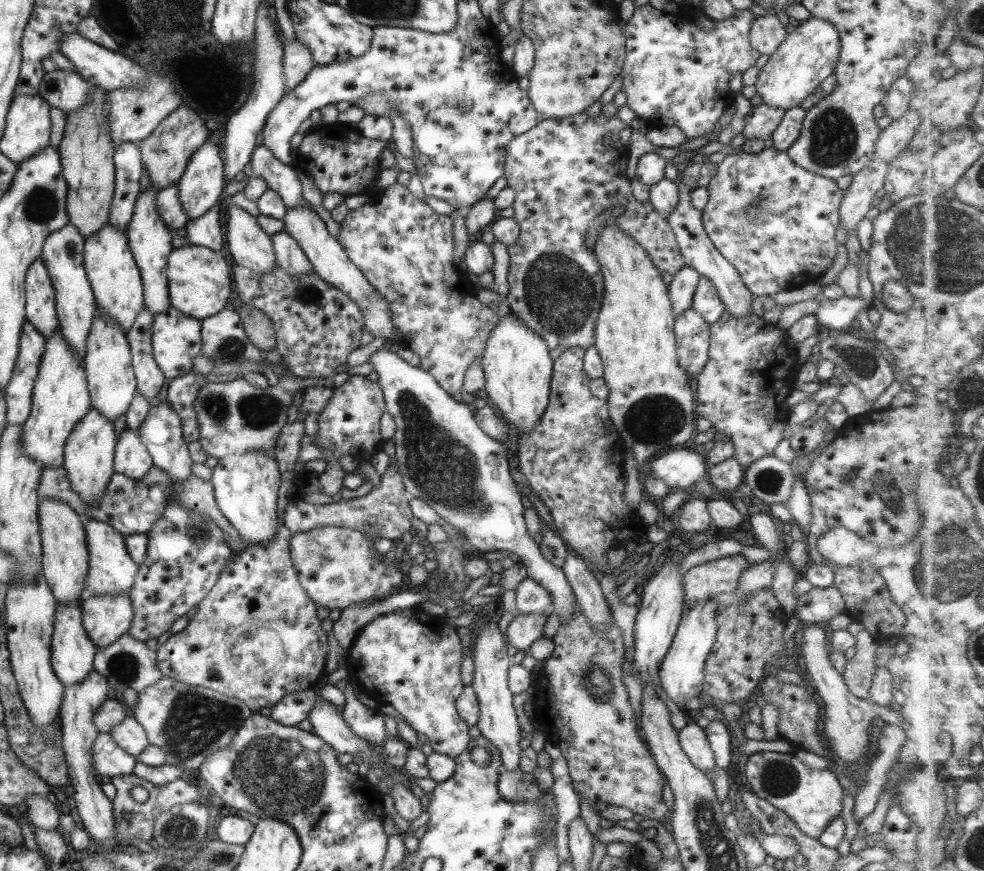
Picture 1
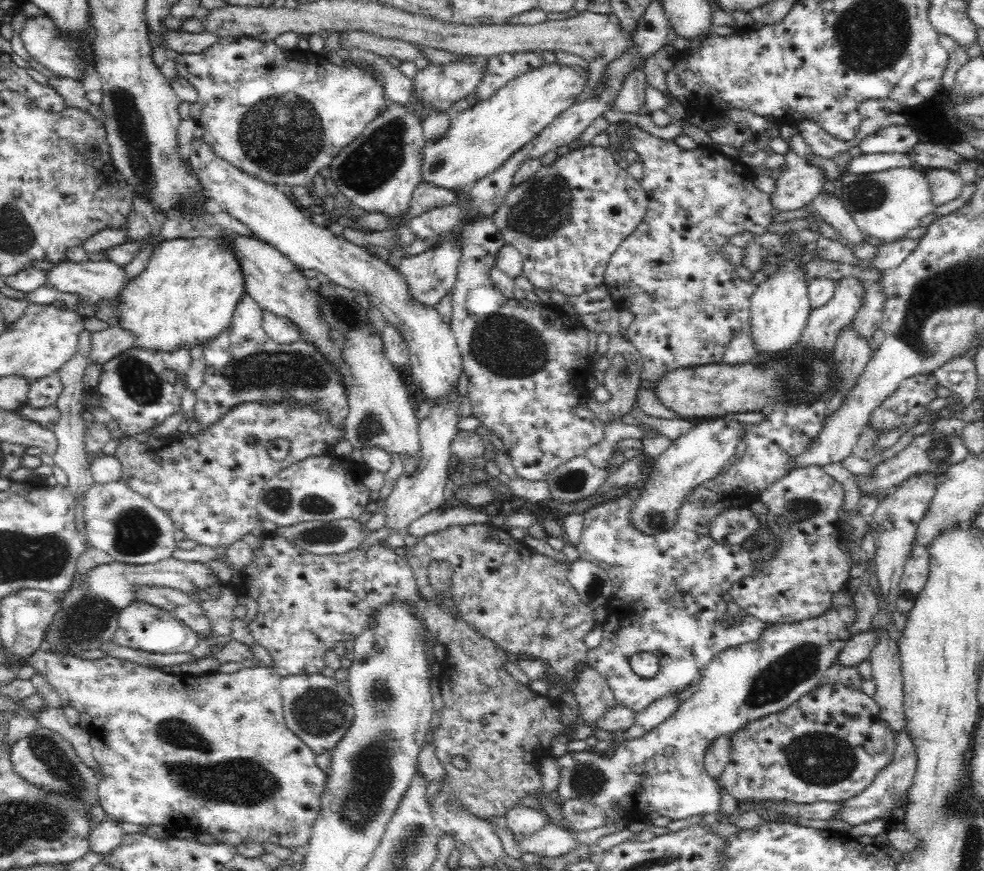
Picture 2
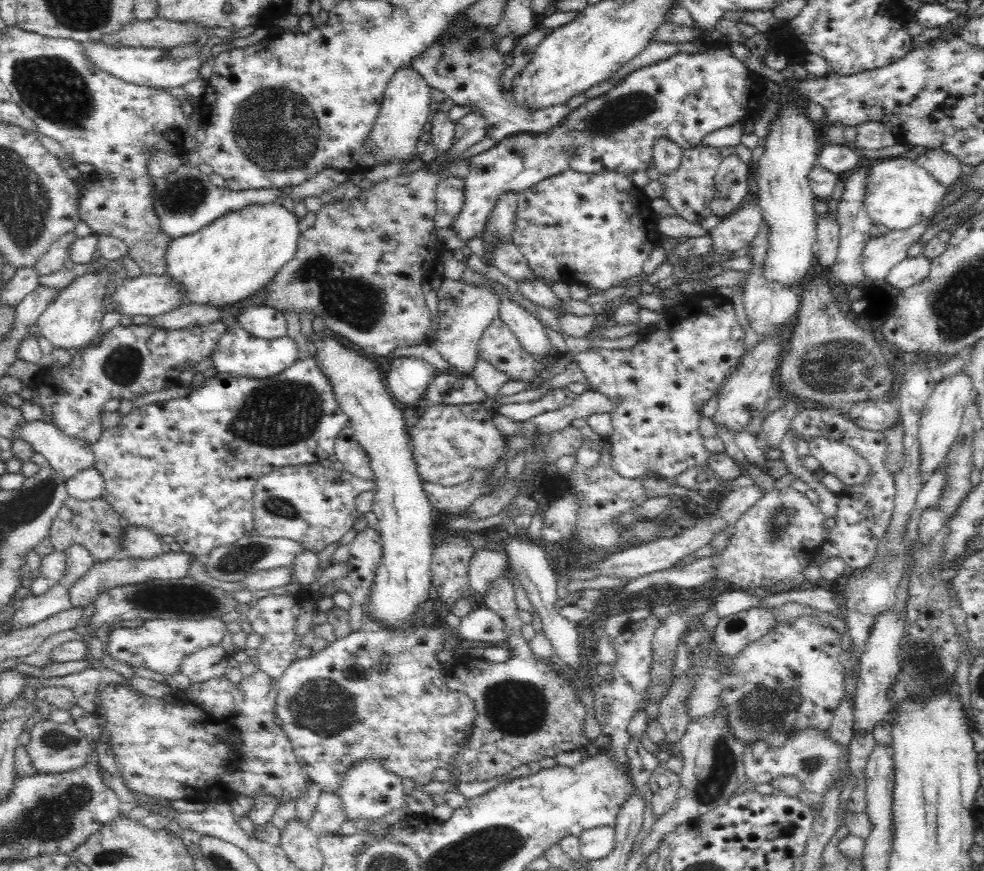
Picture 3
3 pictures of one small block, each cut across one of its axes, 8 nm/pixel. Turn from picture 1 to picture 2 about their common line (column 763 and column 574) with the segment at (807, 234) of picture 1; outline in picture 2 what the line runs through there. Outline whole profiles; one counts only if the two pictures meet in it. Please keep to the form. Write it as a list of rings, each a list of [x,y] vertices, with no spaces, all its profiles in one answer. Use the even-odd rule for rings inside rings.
[[[591,144],[576,147],[557,157],[524,184],[514,186],[492,215],[506,244],[519,250],[524,257],[523,275],[538,289],[562,292],[573,299],[603,284],[612,254],[644,220],[648,202],[643,181],[636,181],[620,169],[607,148]]]

